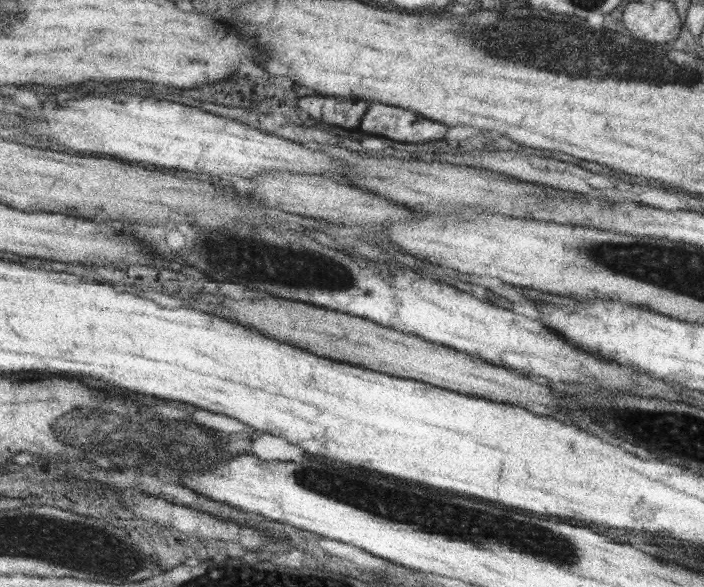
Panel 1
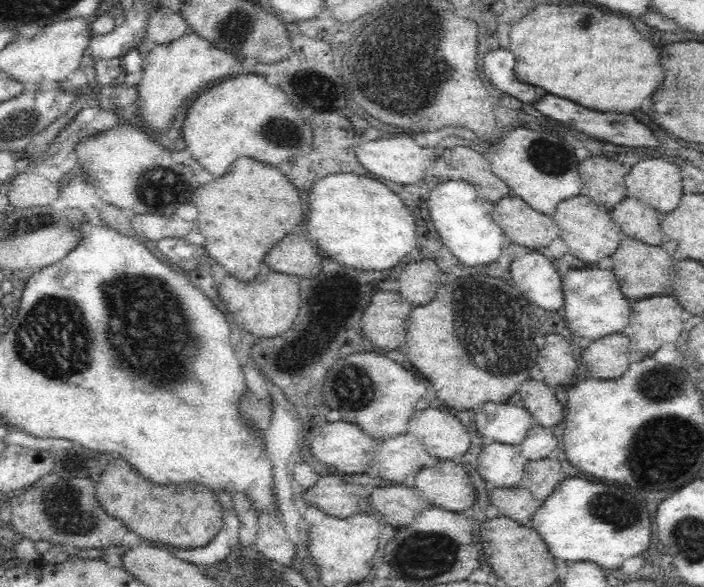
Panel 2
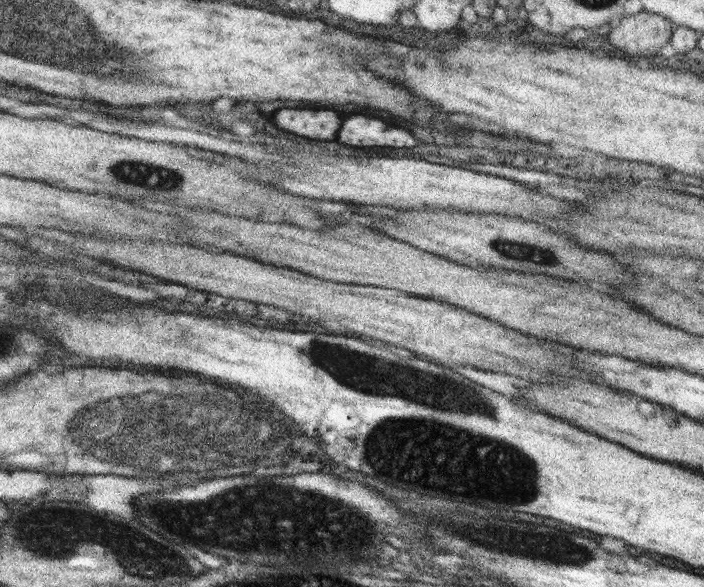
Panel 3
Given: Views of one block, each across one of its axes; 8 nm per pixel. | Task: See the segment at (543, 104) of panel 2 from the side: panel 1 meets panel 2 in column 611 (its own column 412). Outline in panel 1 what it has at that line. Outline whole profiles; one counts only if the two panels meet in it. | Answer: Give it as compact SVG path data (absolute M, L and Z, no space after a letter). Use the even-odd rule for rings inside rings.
M372 104L358 128L372 135L380 134L380 137L408 143L440 140L448 132L448 126L440 122L432 122L416 112L386 104Z

